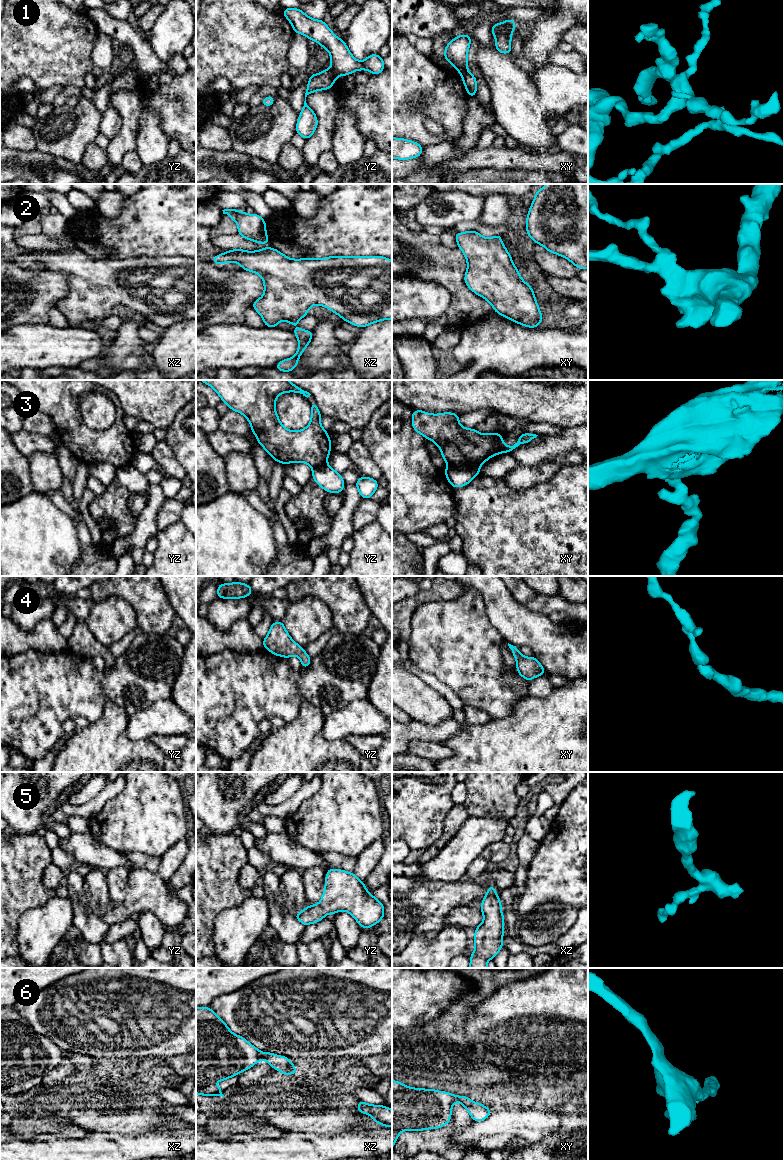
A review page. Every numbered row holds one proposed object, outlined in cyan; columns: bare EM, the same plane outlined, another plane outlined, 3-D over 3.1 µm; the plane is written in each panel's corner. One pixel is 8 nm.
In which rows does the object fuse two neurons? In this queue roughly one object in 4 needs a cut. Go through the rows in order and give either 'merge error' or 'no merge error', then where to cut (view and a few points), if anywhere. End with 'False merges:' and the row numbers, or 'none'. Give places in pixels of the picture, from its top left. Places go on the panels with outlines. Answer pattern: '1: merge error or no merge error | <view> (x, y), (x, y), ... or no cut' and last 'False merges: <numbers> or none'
1: merge error | yz (332, 69), (337, 75)
2: no merge error | no cut
3: merge error | xy (479, 466), (447, 467)
4: no merge error | no cut
5: no merge error | no cut
6: no merge error | no cut
False merges: 1, 3

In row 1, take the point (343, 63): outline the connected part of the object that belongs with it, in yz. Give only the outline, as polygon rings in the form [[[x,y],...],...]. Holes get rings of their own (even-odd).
[[[296,8],[283,9],[282,13],[290,21],[295,33],[305,35],[328,50],[330,66],[337,76],[346,76],[356,70],[369,70],[373,75],[378,75],[385,69],[384,59],[378,53],[369,55],[364,61],[356,60],[344,40],[336,37],[323,20],[312,19]]]

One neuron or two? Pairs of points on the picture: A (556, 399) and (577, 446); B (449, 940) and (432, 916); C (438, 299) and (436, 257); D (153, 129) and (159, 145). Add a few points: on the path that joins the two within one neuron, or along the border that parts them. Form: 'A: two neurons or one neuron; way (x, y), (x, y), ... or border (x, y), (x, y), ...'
A: two neurons; border (577, 425), (565, 428)
B: two neurons; border (445, 926), (434, 938), (427, 939), (418, 935)
C: two neurons; border (414, 276), (439, 283), (449, 293), (451, 301)
D: one neuron; way (153, 133), (155, 141)

